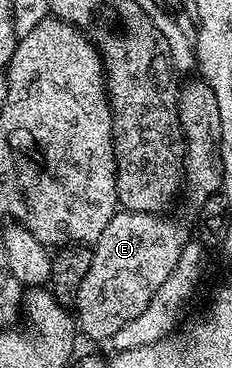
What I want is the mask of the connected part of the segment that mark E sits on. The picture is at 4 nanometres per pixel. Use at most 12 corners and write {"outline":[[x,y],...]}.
{"outline":[[121,209],[74,303],[94,341],[146,312],[190,234]]}

